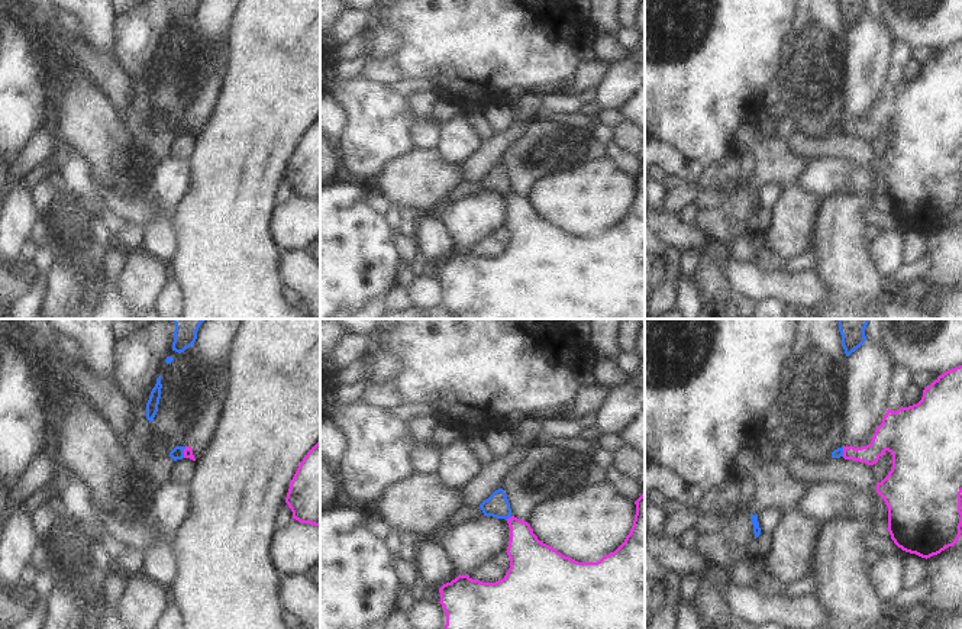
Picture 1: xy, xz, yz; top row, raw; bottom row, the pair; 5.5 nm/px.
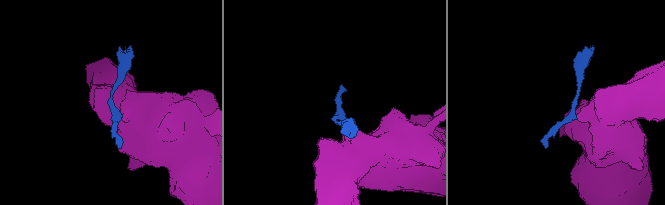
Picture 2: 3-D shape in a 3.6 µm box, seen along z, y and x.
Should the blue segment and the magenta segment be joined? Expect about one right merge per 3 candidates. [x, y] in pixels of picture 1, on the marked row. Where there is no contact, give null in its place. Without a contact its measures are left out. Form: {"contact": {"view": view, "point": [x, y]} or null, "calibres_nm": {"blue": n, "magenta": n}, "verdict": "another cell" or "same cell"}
{"contact": {"view": "xz", "point": [509, 516]}, "calibres_nm": {"blue": 130, "magenta": 220}, "verdict": "another cell"}

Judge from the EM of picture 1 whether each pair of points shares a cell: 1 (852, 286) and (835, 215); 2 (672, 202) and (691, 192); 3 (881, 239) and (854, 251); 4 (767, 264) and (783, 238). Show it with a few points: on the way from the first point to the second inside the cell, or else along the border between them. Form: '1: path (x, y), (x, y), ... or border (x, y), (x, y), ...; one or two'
1: path (848, 268), (842, 258), (842, 232); one
2: path (677, 199), (687, 193); one
3: border (872, 232), (868, 257), (883, 276); two
4: border (767, 244), (784, 263); two

